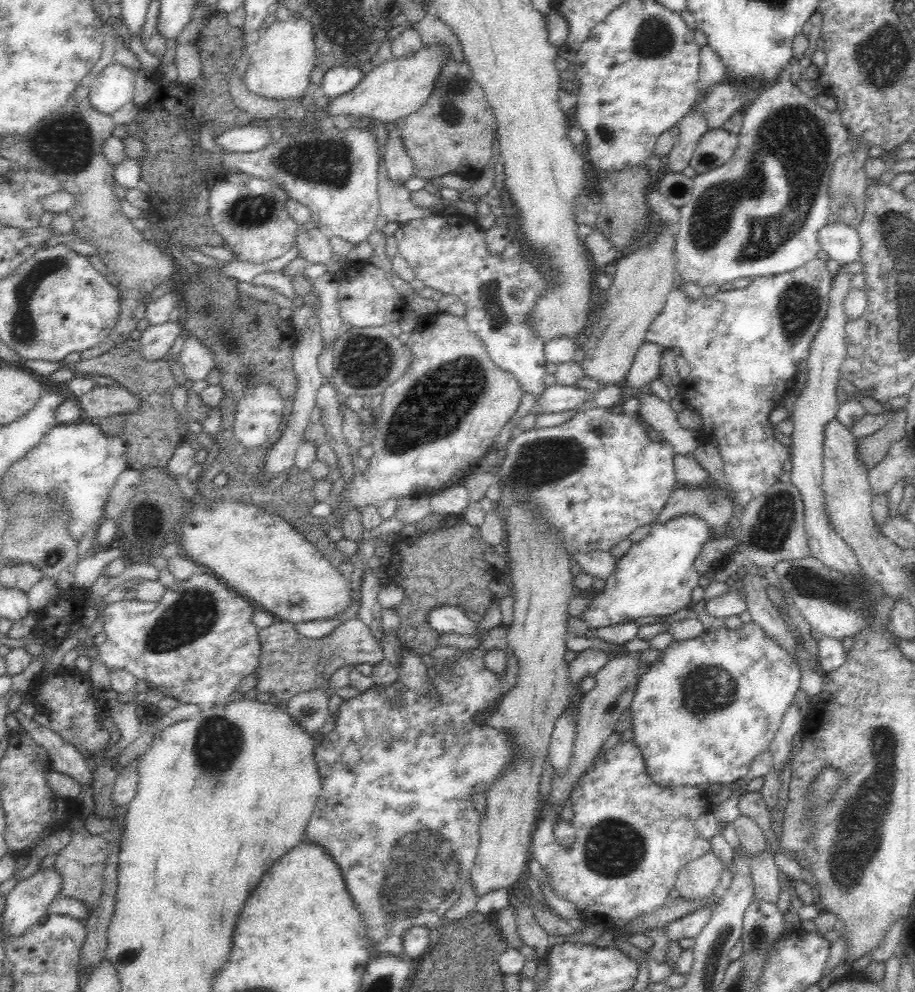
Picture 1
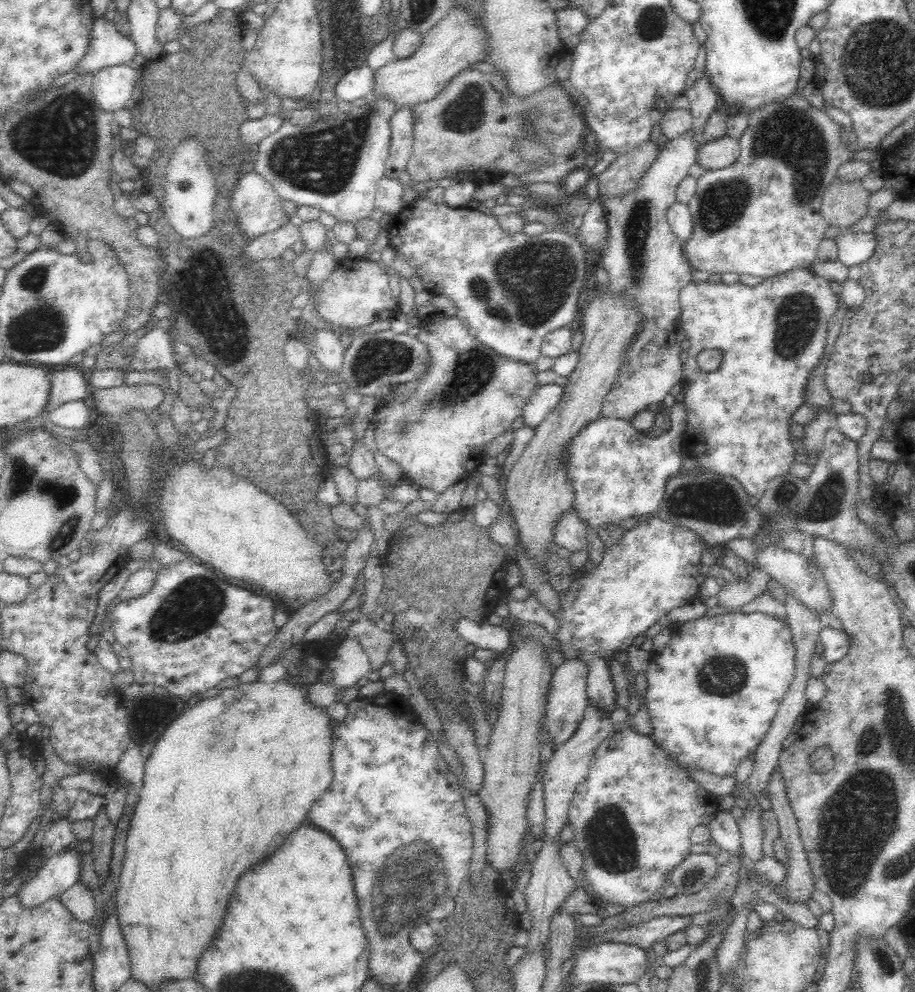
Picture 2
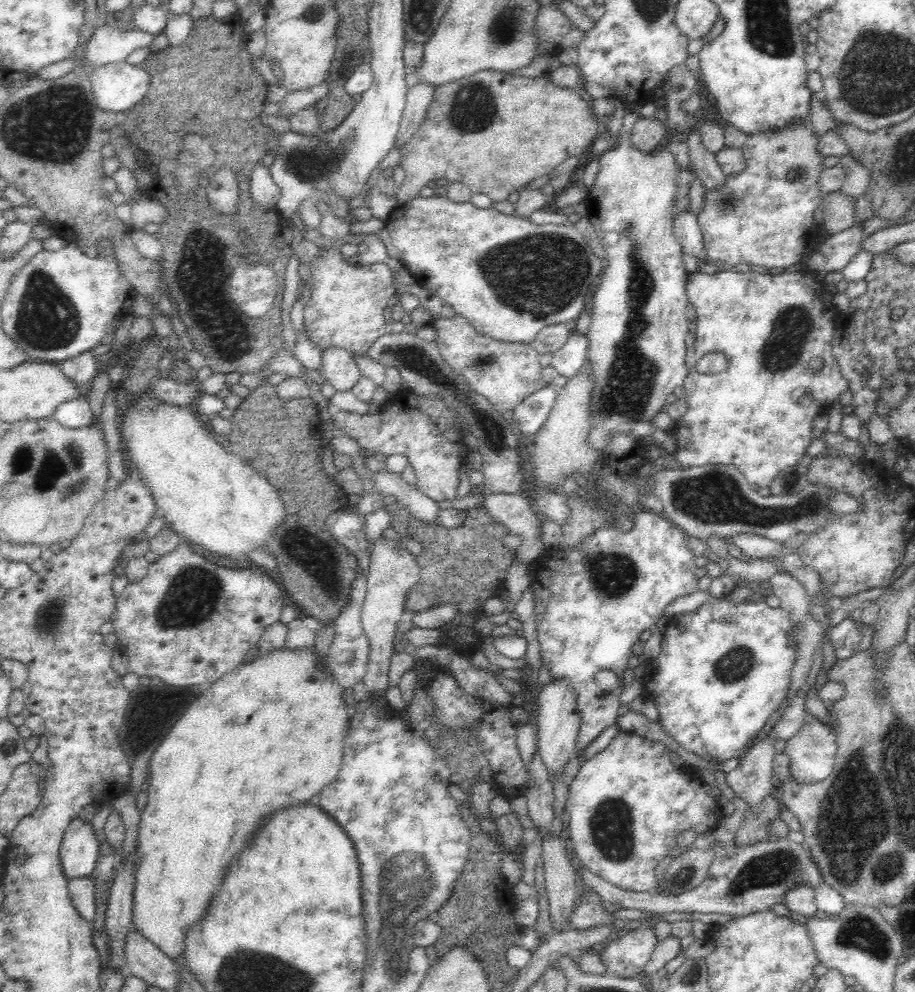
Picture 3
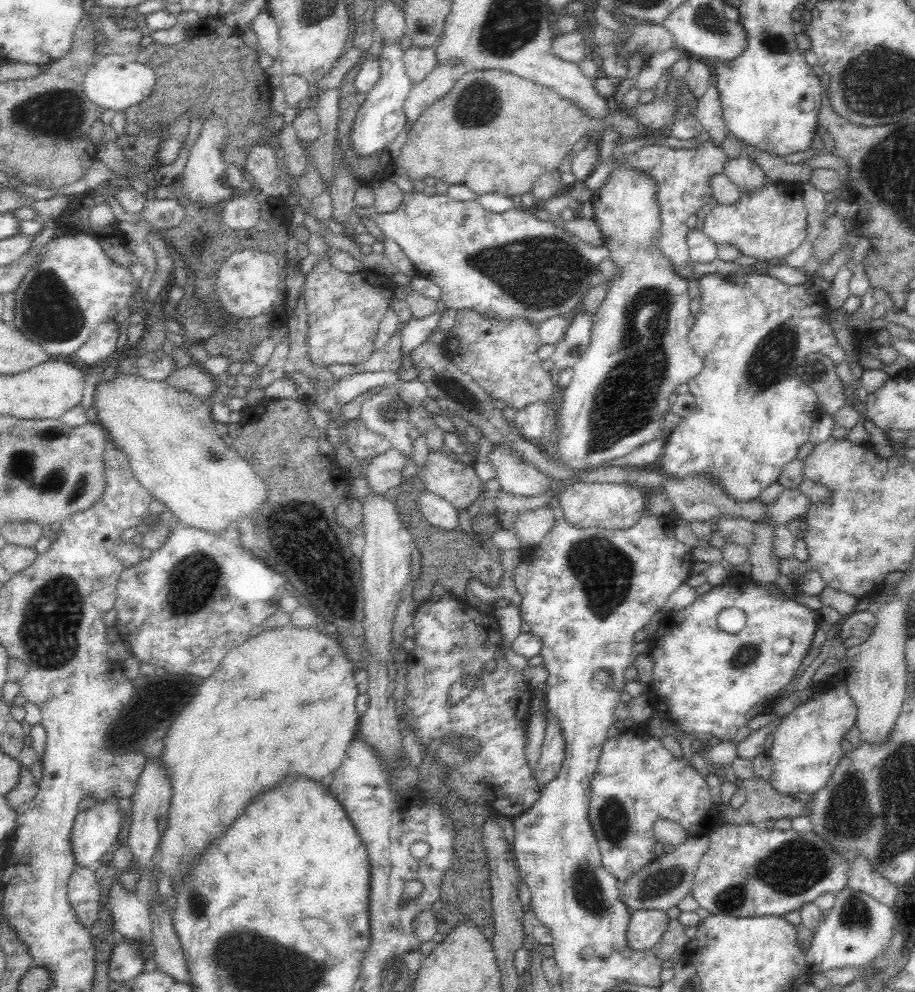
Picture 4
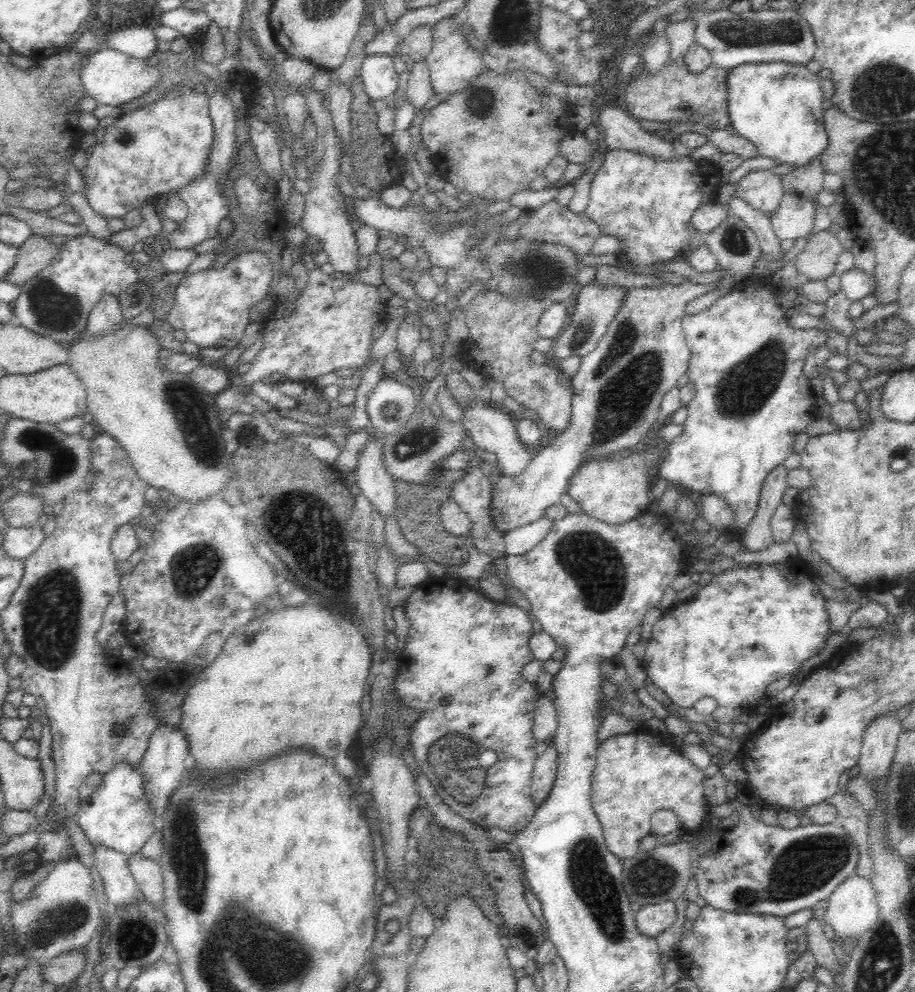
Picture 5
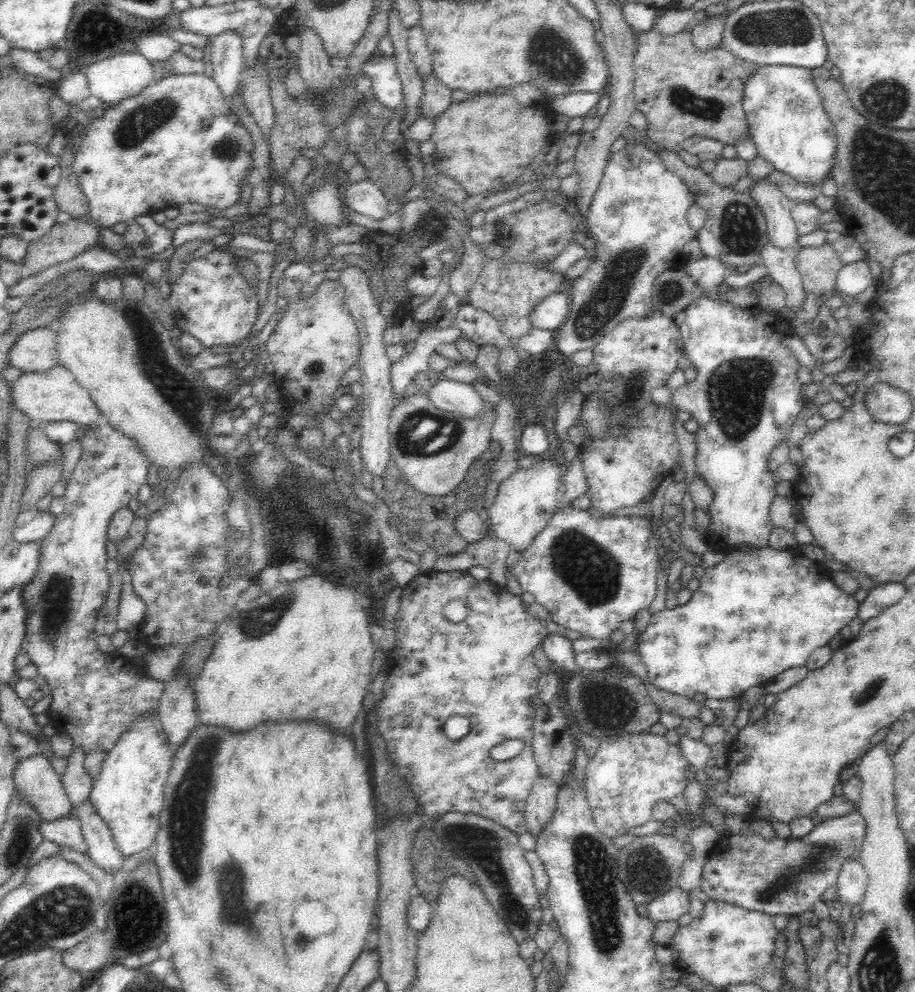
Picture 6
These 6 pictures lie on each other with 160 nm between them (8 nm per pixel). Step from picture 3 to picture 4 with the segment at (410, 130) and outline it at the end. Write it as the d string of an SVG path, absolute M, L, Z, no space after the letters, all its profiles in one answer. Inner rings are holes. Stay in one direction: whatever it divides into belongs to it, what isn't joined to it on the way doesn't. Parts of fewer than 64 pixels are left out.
M450 63L437 64L424 80L413 84L403 106L406 124L412 126L433 102L444 96L460 73Z

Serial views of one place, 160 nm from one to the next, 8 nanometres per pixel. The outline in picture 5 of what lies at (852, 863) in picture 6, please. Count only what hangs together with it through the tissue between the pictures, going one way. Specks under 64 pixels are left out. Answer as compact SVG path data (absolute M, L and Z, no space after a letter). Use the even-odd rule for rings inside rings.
M850 876L840 884L835 892L827 899L827 908L821 912L821 919L830 924L834 930L832 940L833 948L839 950L842 947L853 946L861 941L861 936L865 935L880 918L880 908L876 901L874 888L871 882L860 876Z

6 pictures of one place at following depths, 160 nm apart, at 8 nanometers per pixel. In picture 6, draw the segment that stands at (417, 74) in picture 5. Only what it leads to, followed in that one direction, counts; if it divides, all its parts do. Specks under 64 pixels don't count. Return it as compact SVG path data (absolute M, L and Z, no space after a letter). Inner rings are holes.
M433 74L421 76L422 96L420 96L420 117L433 118L444 112L452 102L451 90L442 84Z

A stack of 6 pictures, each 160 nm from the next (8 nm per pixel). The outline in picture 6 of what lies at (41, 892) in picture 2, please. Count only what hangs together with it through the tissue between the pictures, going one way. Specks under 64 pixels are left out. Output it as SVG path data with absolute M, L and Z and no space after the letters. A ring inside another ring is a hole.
M157 711L138 717L132 726L123 732L115 747L107 752L101 771L89 792L88 801L96 809L96 815L104 819L120 853L127 856L153 847L159 828L159 816L164 802L164 789L174 758L174 747L164 743L160 726L156 720Z

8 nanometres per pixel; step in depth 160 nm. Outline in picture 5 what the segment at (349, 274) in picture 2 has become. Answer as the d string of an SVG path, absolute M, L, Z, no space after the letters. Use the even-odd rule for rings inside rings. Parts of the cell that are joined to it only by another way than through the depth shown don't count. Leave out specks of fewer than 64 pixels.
M318 266L309 268L307 279L305 289L297 296L292 315L268 319L261 326L262 348L251 362L249 372L241 376L242 382L223 391L234 395L236 407L254 383L262 382L263 378L276 372L301 383L341 368L356 370L368 362L374 342L372 329L378 322L388 320L387 303L380 299L378 287L350 278L332 278Z

